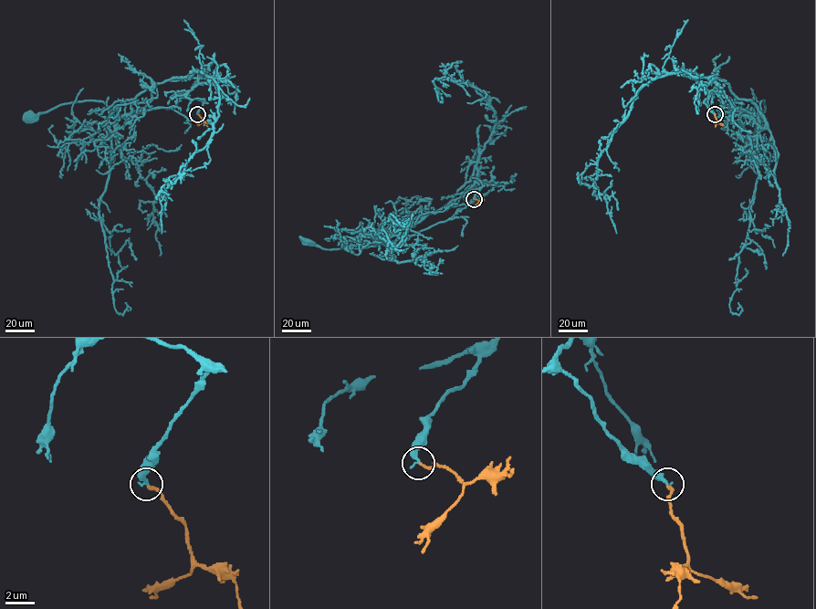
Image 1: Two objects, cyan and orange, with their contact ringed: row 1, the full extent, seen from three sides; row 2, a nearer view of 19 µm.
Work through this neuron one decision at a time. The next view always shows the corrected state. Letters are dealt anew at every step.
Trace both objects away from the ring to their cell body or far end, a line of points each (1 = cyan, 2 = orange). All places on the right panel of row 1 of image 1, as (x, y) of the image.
1: (715, 114), (704, 102), (708, 91), (683, 70), (723, 79), (760, 115), (764, 100), (758, 117)
2: (715, 114), (716, 121), (724, 125)

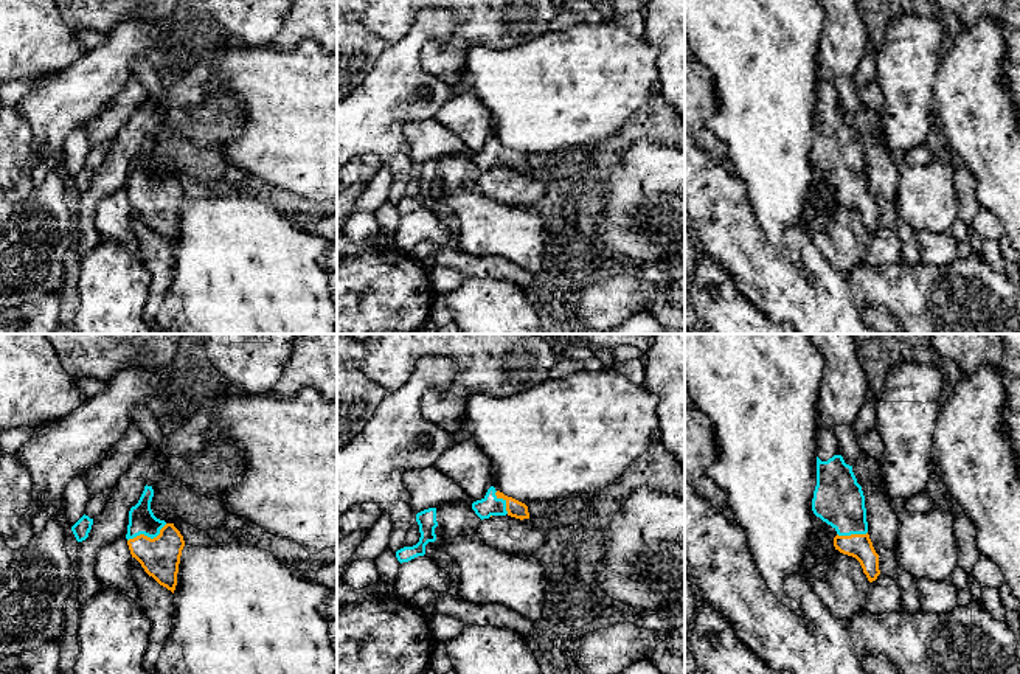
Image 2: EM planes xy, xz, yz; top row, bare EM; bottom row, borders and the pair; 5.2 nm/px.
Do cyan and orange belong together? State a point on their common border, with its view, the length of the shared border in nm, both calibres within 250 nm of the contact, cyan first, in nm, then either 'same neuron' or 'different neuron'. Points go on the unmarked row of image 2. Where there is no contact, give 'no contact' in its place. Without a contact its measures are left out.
contact xy (148, 188); length 220 nm; calibres 140 and 200 nm; same neuron

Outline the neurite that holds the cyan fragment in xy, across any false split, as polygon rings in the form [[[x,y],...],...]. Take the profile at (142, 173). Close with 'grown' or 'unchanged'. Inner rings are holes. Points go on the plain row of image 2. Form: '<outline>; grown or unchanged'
[[[146,137],[138,155],[129,163],[126,191],[132,210],[160,238],[174,245],[185,193],[174,175],[166,175],[154,168],[152,149],[154,141]]]; grown

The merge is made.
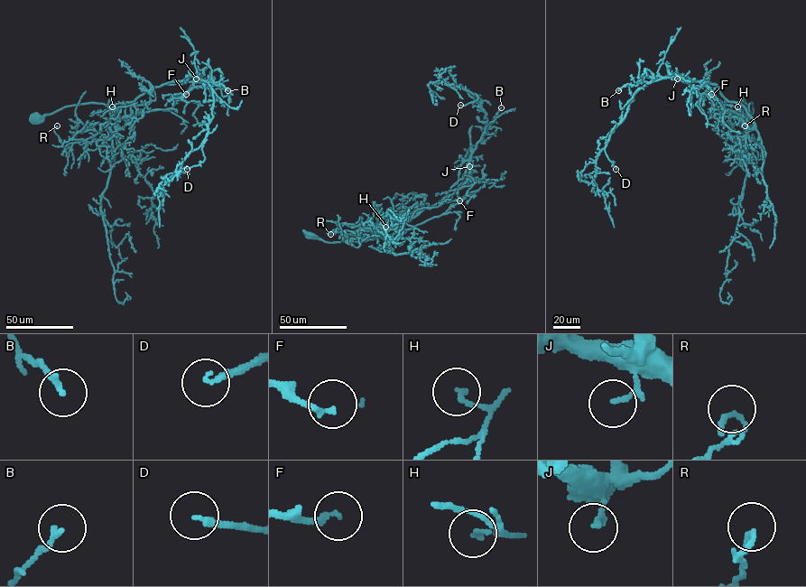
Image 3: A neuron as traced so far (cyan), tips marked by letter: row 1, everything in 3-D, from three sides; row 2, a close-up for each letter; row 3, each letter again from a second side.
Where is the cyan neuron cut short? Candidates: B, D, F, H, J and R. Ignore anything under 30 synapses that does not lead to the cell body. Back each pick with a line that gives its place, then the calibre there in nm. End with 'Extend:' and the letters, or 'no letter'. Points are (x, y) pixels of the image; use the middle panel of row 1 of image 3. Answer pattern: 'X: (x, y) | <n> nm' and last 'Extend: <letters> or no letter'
D: (460, 105) | 180 nm
Extend: D

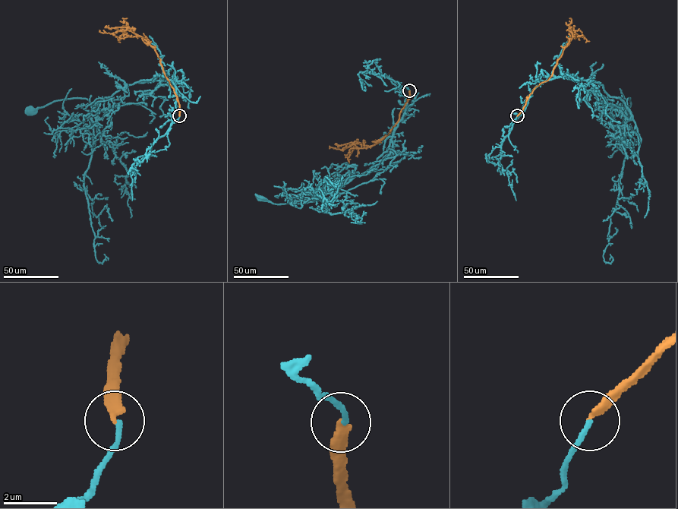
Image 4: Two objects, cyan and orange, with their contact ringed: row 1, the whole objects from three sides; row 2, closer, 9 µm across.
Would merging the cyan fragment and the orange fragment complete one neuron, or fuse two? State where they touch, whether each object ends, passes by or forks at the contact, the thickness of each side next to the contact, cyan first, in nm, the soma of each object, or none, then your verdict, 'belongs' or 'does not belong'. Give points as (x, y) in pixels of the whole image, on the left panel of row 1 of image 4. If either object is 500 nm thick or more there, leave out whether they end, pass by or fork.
place (179, 115); cyan ends; orange ends; calibres 180 and 320 nm; soma cyan (30, 109); soma orange none; does not belong

